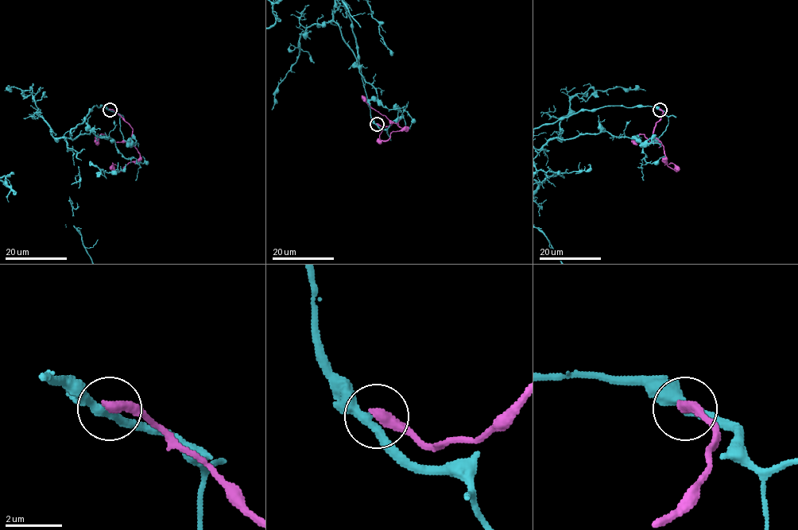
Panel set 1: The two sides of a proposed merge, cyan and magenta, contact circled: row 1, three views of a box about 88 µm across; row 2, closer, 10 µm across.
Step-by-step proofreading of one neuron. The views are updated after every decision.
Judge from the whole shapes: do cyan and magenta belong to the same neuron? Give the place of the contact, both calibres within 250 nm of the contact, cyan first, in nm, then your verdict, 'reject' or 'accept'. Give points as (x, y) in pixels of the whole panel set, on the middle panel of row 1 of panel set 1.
place (377, 124); calibres 300 and 400 nm; reject

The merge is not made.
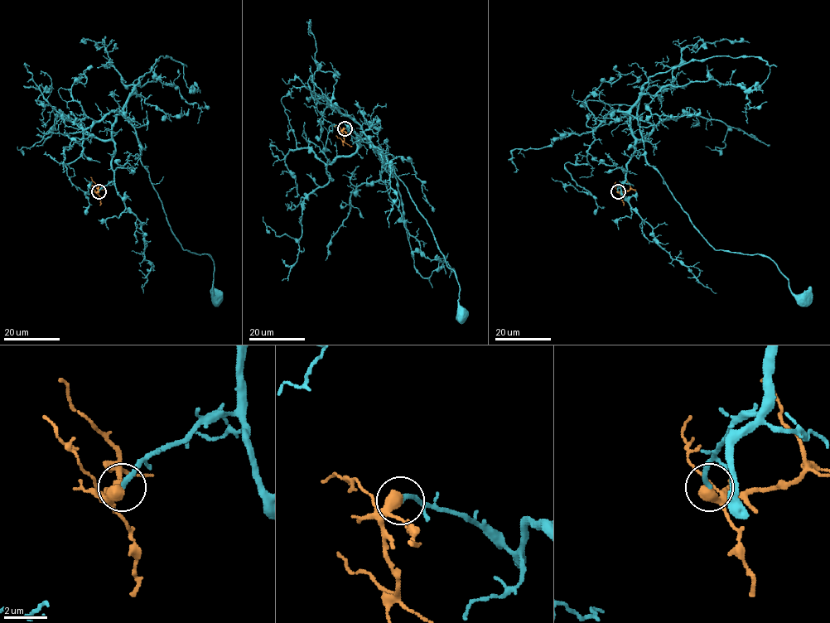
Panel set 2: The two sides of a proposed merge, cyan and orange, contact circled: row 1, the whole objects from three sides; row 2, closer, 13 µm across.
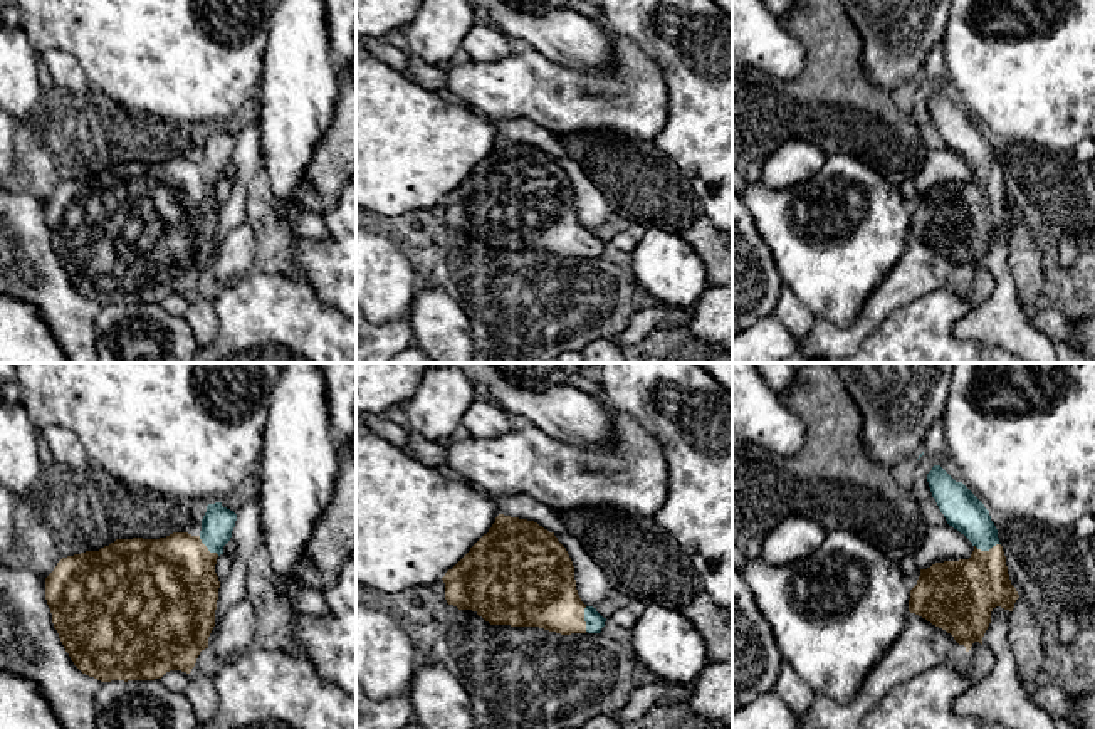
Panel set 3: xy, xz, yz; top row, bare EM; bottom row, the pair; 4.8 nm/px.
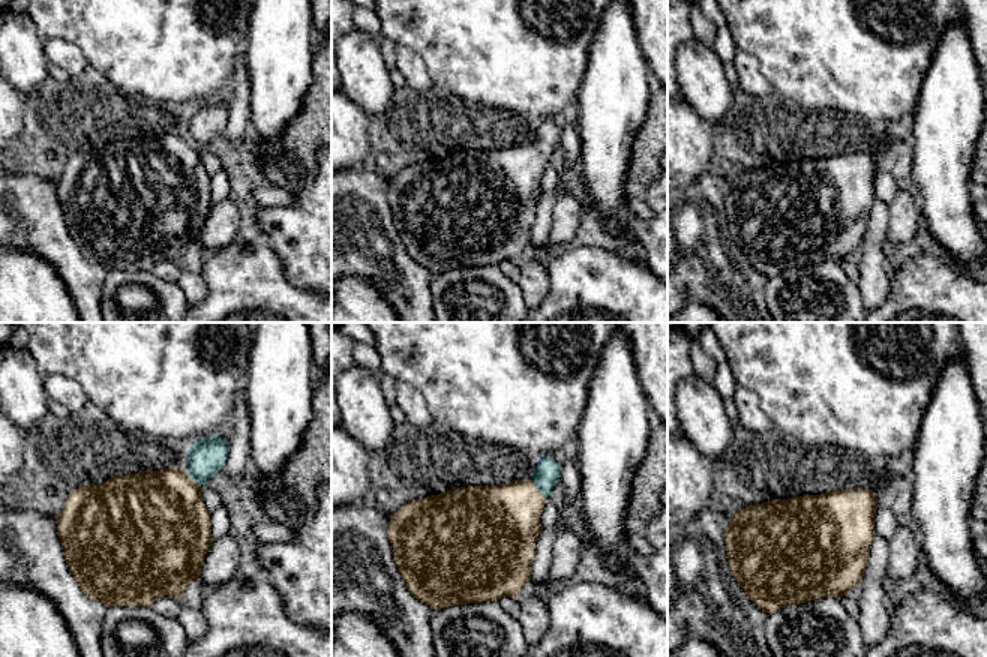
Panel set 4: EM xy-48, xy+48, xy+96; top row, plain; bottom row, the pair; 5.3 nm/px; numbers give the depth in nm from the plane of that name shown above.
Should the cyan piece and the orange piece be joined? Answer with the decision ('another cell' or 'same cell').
same cell

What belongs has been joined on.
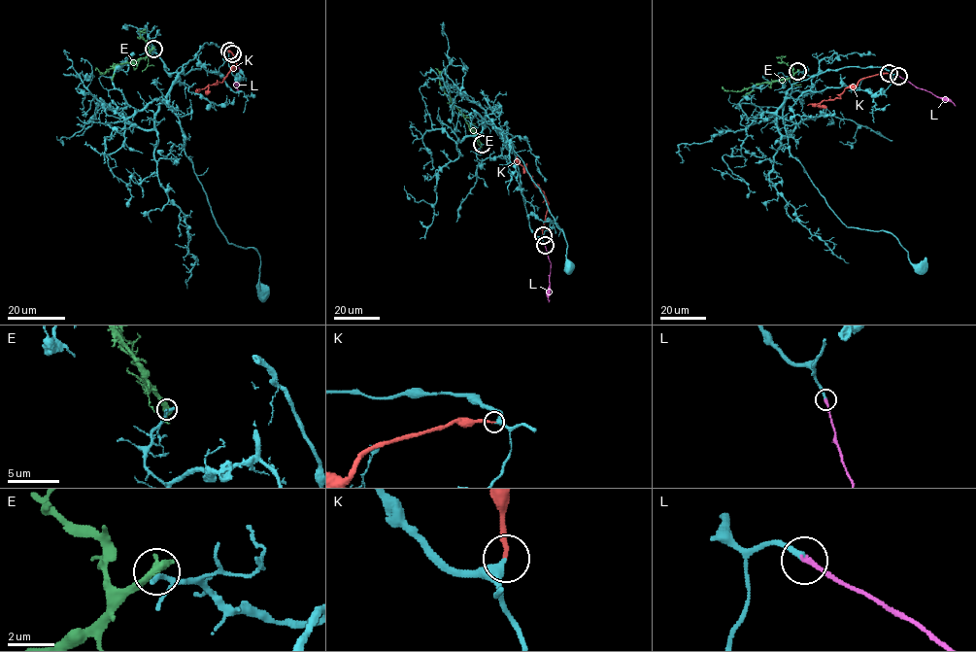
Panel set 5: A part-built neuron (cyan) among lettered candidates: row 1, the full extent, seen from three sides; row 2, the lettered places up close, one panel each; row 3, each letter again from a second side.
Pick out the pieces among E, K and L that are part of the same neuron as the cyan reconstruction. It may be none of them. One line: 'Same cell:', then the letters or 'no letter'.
Same cell: K, L

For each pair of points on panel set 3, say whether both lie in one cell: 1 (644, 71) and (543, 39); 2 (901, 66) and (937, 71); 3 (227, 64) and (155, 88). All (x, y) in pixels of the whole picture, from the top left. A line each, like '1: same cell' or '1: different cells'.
1: different cells
2: different cells
3: same cell

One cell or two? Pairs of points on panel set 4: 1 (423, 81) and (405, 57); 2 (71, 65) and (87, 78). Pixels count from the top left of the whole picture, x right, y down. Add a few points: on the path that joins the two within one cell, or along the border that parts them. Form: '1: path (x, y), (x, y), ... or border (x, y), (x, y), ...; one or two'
1: path (417, 75), (408, 63); one
2: border (89, 65), (74, 80); two

